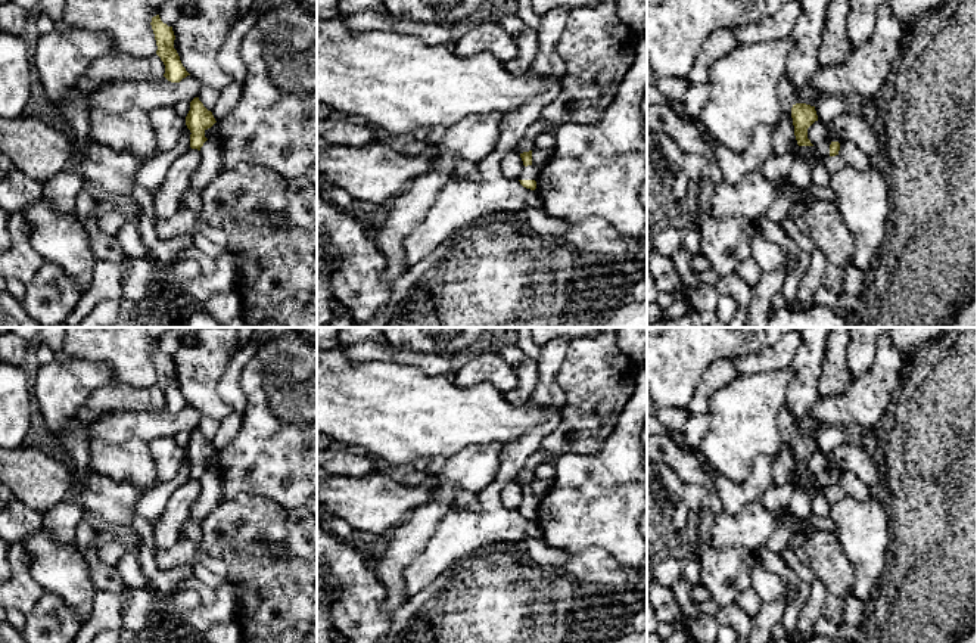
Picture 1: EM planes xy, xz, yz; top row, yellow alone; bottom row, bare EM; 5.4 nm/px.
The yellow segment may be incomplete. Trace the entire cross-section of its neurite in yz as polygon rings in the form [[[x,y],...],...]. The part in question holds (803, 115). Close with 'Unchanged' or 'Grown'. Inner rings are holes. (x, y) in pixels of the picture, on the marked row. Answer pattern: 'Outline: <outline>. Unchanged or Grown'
Outline: [[[796,103],[791,108],[794,136],[799,146],[813,146],[808,139],[808,128],[818,121],[815,106]]]. Unchanged

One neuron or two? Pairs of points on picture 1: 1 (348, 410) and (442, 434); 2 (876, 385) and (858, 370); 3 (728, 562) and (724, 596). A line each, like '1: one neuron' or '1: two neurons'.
1: one neuron
2: two neurons
3: one neuron

